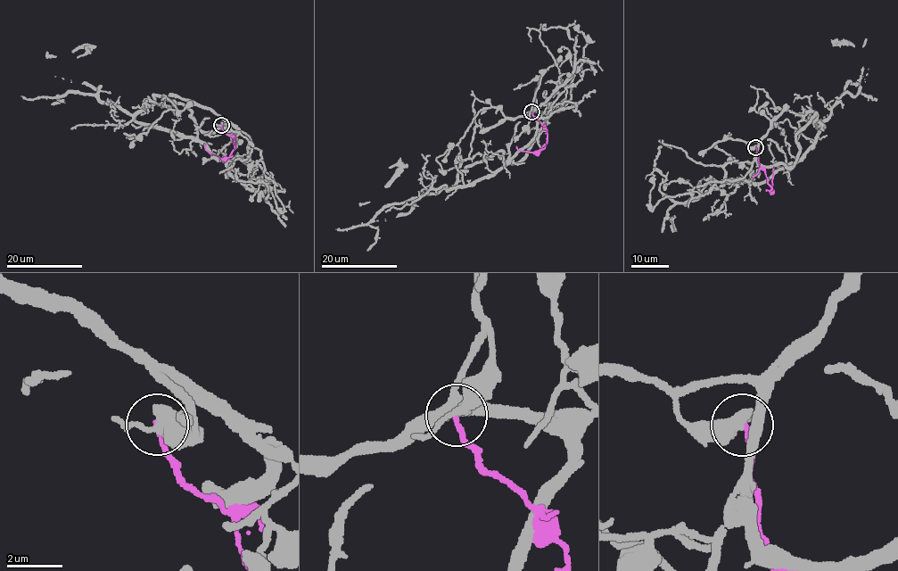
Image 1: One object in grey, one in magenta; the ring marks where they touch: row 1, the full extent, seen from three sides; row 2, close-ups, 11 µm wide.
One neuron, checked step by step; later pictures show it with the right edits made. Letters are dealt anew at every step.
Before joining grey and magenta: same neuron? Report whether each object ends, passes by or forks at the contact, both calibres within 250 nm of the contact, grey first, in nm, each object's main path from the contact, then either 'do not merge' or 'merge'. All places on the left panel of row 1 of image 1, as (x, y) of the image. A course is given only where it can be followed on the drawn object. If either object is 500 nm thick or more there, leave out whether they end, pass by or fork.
grey passes by; magenta ends there; 420 nm thick on the grey side, 170 nm on the other; grey runs (221, 125), (166, 95), (128, 114), (59, 96), (47, 57), (87, 50), (77, 57); magenta runs (221, 125), (224, 132), (236, 138), (236, 147), (232, 153), (219, 159), (204, 148), (204, 144); do not merge

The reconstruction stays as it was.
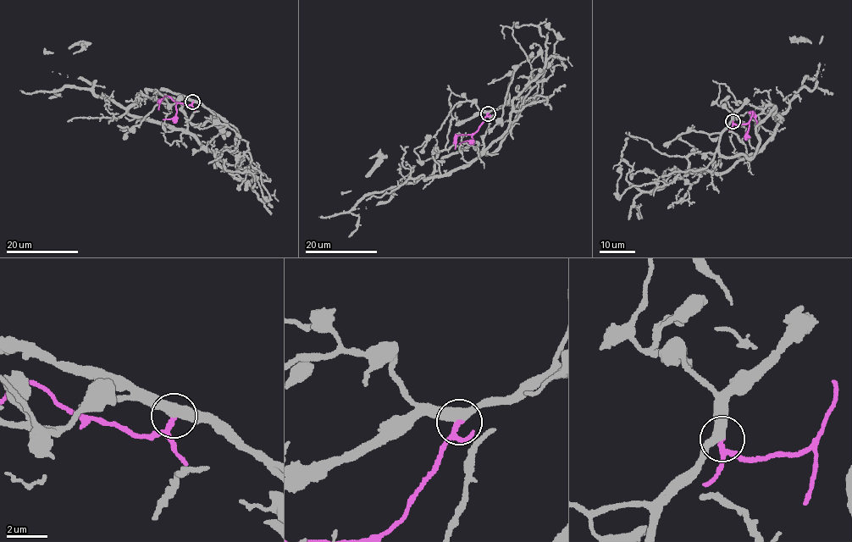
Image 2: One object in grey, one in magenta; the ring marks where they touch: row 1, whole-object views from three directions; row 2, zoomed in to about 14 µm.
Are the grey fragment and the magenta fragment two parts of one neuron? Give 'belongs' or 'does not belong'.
belongs

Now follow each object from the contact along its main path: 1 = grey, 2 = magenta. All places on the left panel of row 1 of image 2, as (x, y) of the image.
1: (192, 102), (155, 90), (122, 107), (56, 91), (45, 53), (83, 47), (73, 53)
2: (192, 102), (188, 105), (166, 96), (158, 109)

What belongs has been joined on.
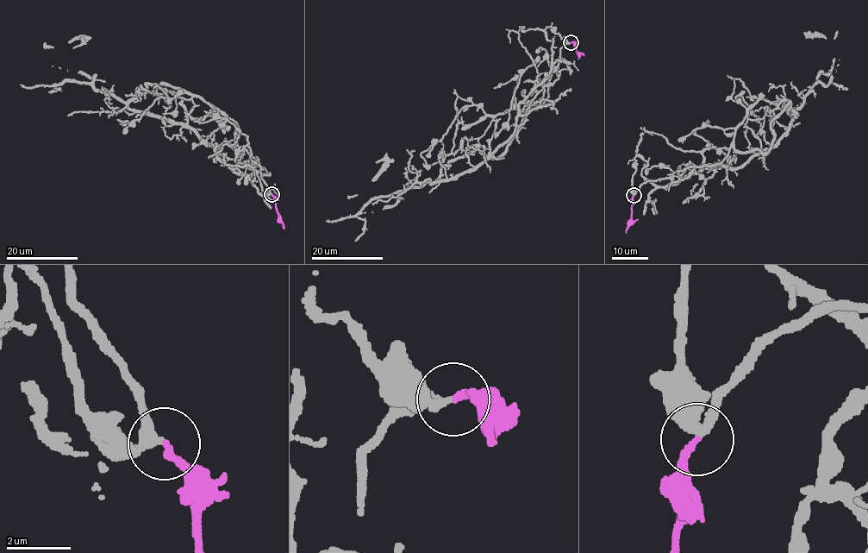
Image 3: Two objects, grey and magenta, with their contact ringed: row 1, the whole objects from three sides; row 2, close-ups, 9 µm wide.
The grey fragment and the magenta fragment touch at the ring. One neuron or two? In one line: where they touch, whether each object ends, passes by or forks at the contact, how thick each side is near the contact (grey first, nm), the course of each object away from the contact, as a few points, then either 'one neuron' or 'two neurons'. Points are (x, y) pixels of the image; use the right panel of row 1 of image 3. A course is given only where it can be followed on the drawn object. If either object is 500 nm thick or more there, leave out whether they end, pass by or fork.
(633, 195) | grey passes by | magenta ends | 240/240 nm | grey via (633, 195), (677, 170), (734, 169), (769, 147), (820, 72), (829, 74), (838, 64), (836, 36), (807, 35) | magenta via (633, 195), (626, 232) | one neuron

